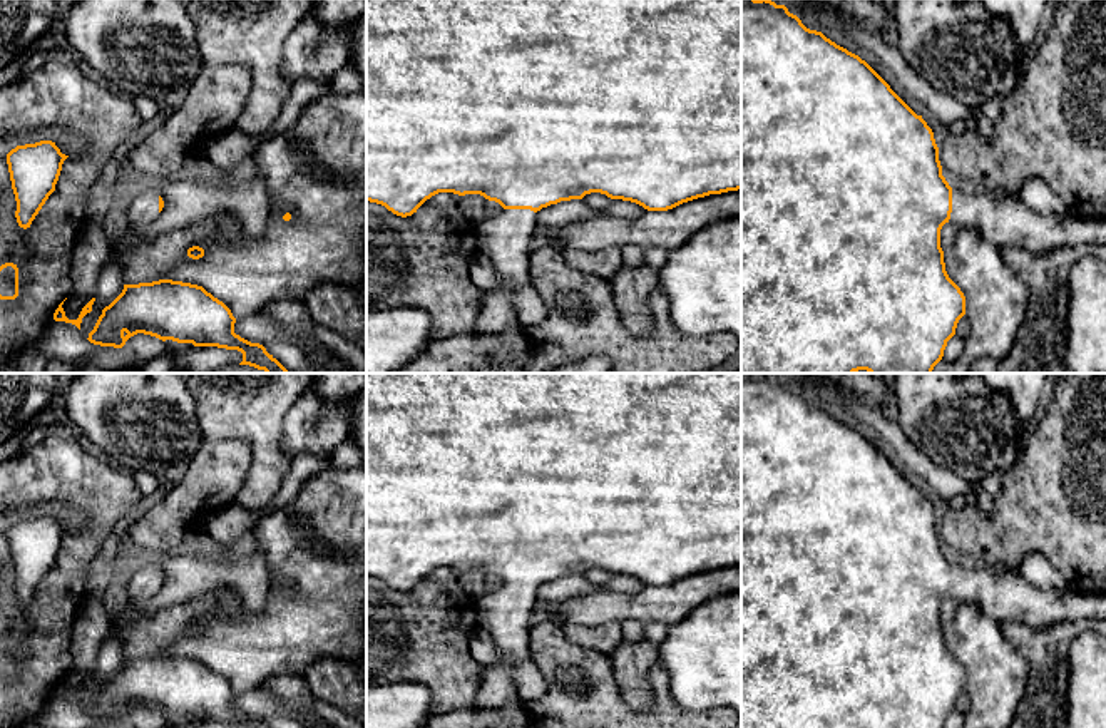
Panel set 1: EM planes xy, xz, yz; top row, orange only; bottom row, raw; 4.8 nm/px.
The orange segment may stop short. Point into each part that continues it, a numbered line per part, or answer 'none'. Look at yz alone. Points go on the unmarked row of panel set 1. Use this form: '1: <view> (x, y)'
1: yz (1006, 596)

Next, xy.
1: xy (144, 583)

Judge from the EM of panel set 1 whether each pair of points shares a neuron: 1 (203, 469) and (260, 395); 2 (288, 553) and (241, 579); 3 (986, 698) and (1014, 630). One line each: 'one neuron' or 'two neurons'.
1: two neurons
2: two neurons
3: two neurons

